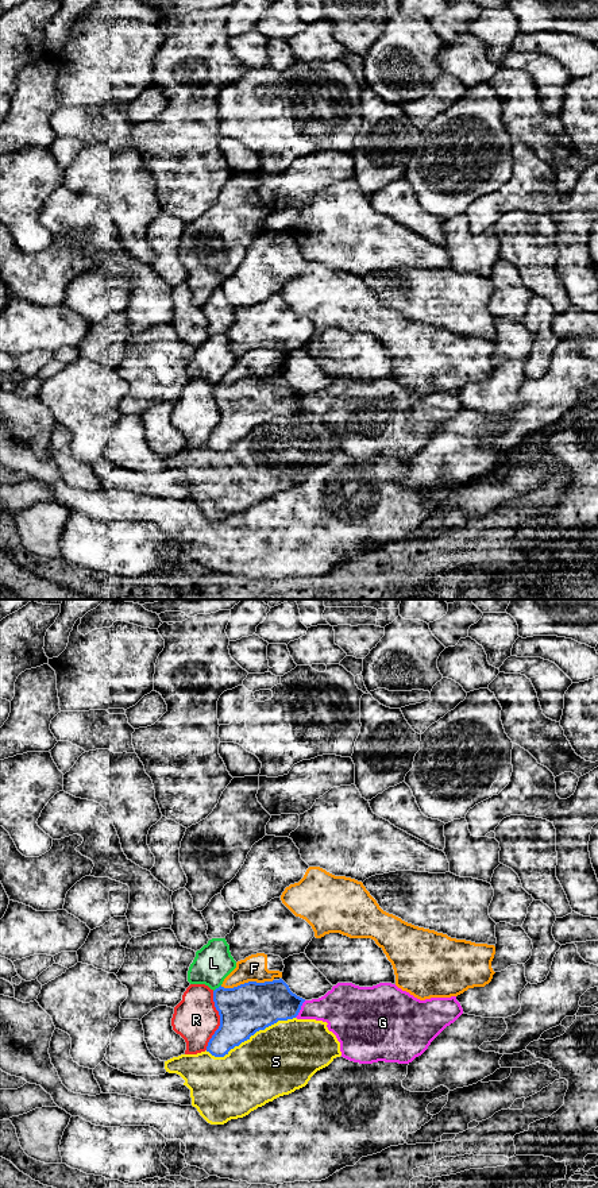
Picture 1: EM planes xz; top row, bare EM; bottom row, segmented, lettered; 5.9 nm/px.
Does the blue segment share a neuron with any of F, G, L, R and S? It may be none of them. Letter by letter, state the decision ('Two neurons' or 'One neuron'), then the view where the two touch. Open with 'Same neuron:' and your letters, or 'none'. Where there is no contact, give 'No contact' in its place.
Same neuron: none
F: Two neurons. Touches blue in xz
G: Two neurons. Touches blue in xz
L: Two neurons. Touches blue in xz
R: Two neurons. Touches blue in xz
S: Two neurons. Touches blue in xz

